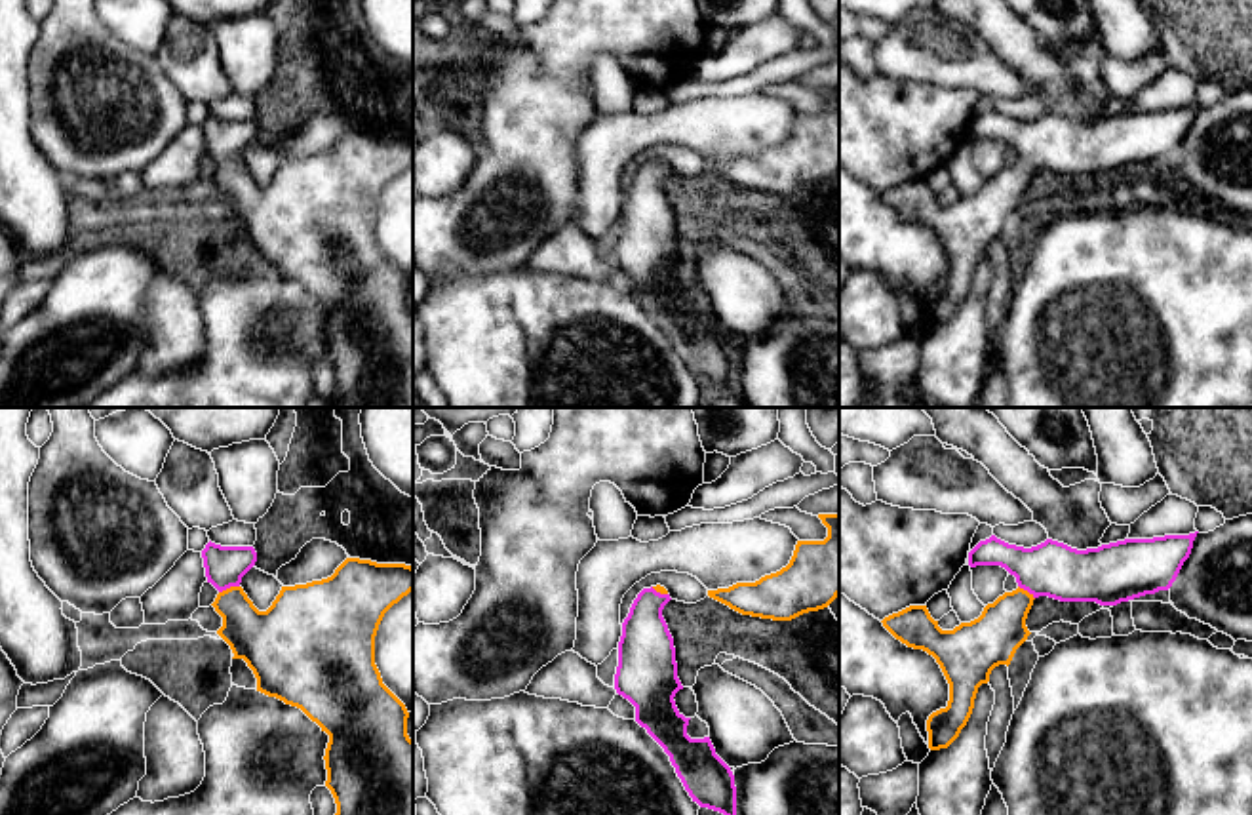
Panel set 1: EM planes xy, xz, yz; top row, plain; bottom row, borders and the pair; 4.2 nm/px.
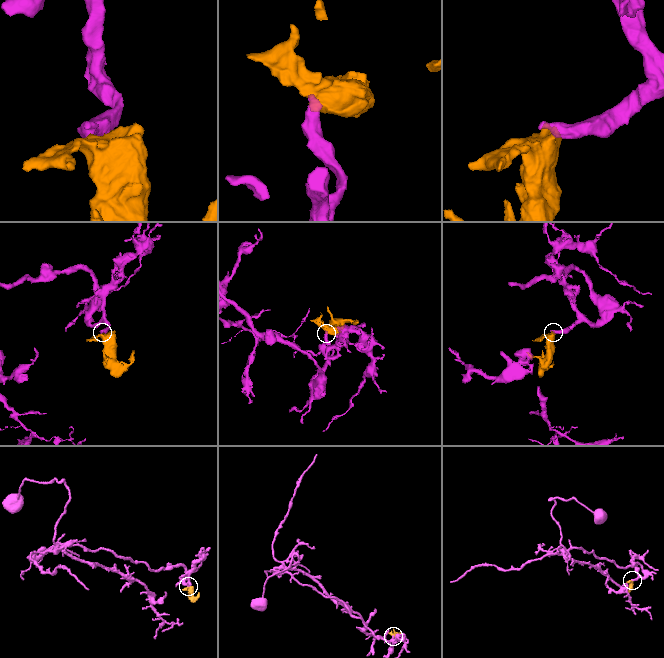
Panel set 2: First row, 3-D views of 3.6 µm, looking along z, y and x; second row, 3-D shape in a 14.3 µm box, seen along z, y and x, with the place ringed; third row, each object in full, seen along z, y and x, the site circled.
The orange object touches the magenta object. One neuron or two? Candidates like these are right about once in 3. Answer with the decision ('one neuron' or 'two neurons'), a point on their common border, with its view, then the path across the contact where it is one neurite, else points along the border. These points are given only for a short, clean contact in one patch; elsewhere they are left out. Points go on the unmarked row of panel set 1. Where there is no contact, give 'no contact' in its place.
one neuron; contact xy (231, 160); way xy (259, 212), (240, 193), (231, 160), (225, 139)

